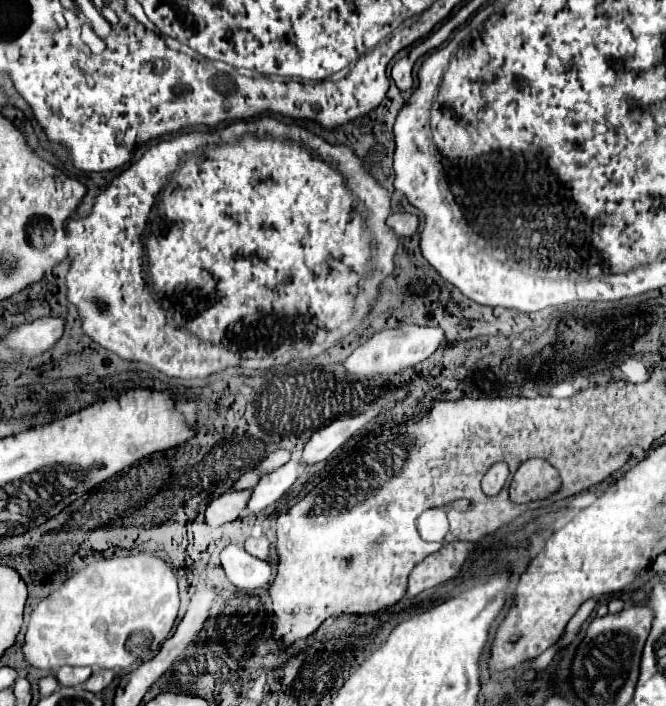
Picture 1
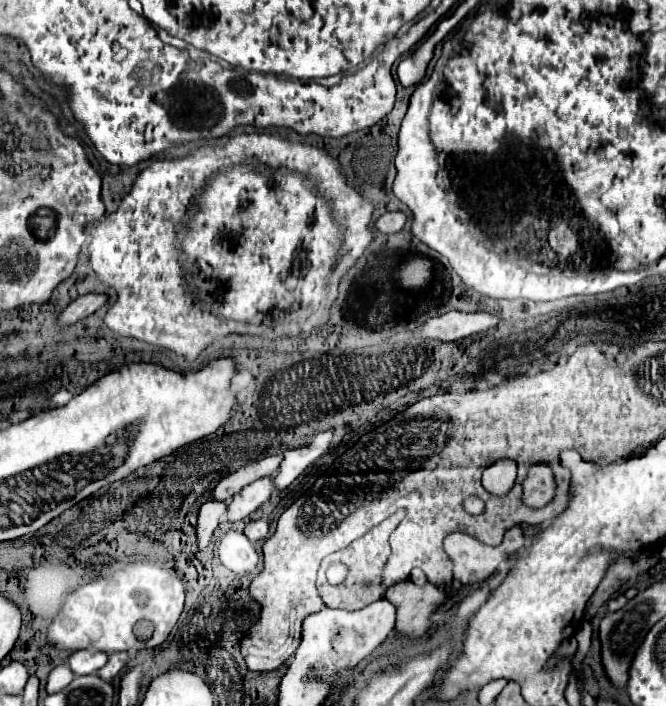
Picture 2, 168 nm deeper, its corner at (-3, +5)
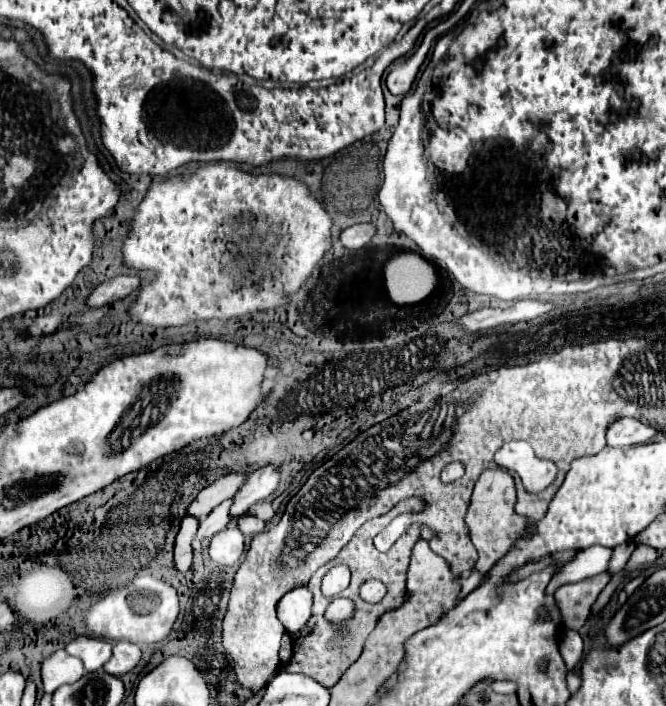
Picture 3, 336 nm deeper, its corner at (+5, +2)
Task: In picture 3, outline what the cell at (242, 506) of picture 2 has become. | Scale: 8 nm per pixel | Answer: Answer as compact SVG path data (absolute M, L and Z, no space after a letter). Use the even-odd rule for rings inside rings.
M232 499L220 503L206 519L200 521L200 537L212 537L214 533L222 531L228 523L230 523L230 507L232 507Z

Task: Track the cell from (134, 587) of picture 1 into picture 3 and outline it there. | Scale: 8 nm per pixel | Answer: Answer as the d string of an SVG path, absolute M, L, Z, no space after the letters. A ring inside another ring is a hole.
M136 575L134 581L122 589L108 591L102 599L94 601L84 615L88 635L106 641L128 643L158 643L168 637L178 617L178 593L170 583L152 575Z

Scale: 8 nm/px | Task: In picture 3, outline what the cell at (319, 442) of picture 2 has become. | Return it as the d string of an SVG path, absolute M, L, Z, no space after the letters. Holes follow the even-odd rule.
M264 465L260 469L256 469L250 479L246 479L244 487L236 493L234 497L234 507L232 517L240 517L244 513L248 513L248 509L258 503L268 499L270 495L274 495L274 491L280 485L280 467L278 465Z

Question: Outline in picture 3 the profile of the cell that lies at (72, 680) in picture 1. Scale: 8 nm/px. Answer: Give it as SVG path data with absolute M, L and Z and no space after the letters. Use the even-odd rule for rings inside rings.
M76 637L66 645L66 653L78 657L84 663L86 673L94 673L110 659L112 645L94 637Z

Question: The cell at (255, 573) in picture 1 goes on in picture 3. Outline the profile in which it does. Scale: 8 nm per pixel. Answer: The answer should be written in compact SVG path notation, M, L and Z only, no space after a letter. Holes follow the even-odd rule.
M228 527L212 537L210 541L210 559L220 565L236 565L244 555L244 535L238 527Z

